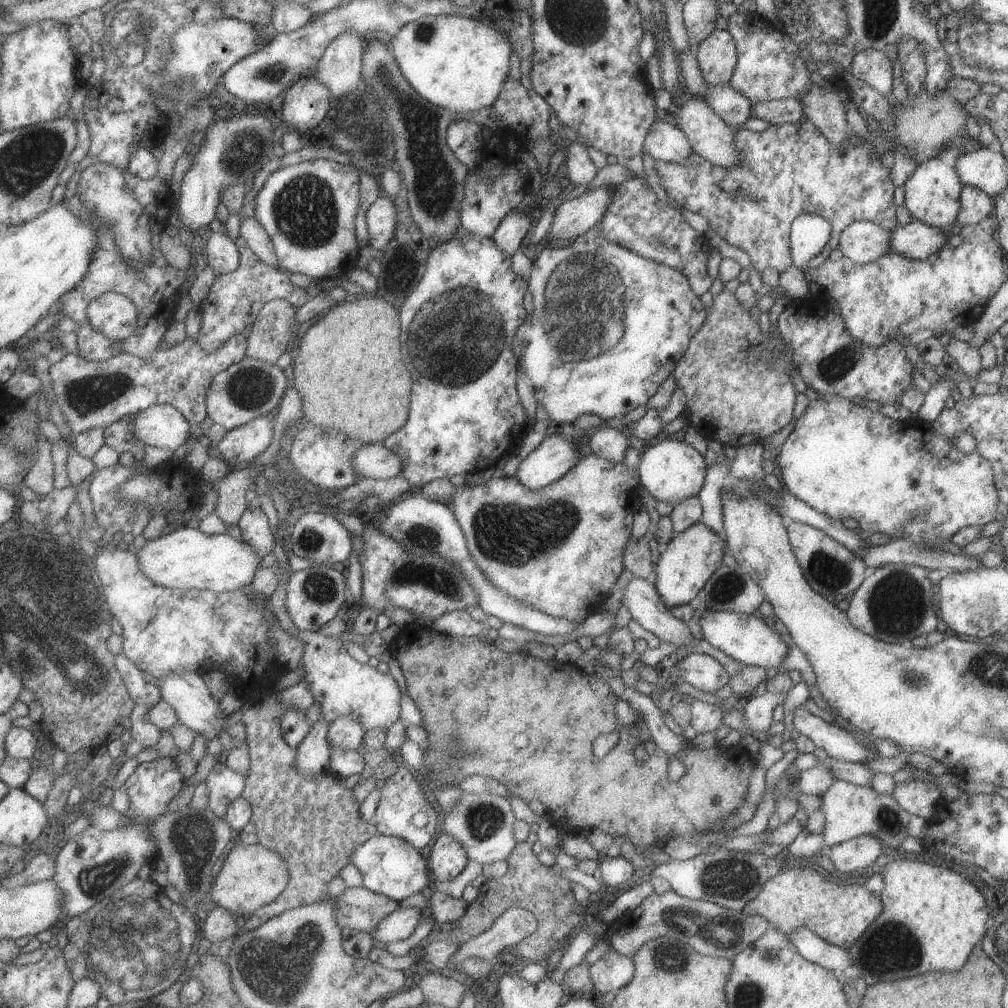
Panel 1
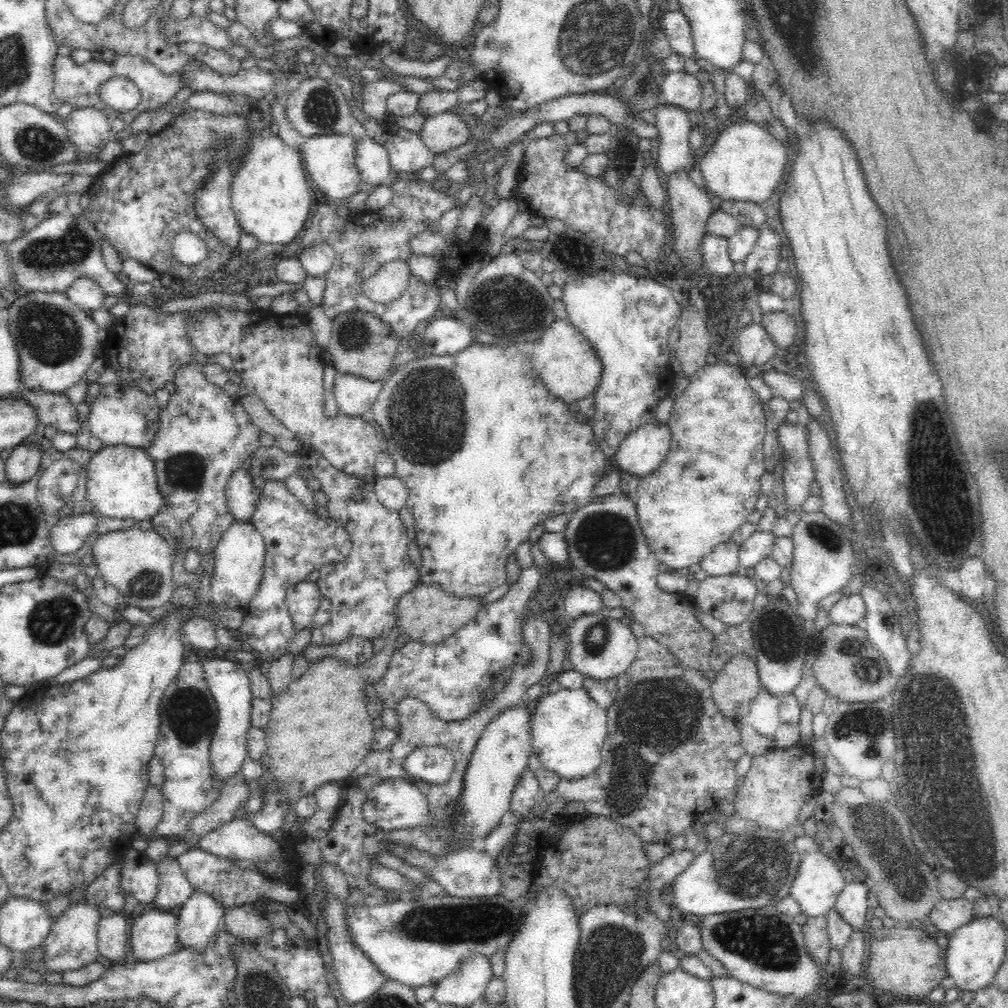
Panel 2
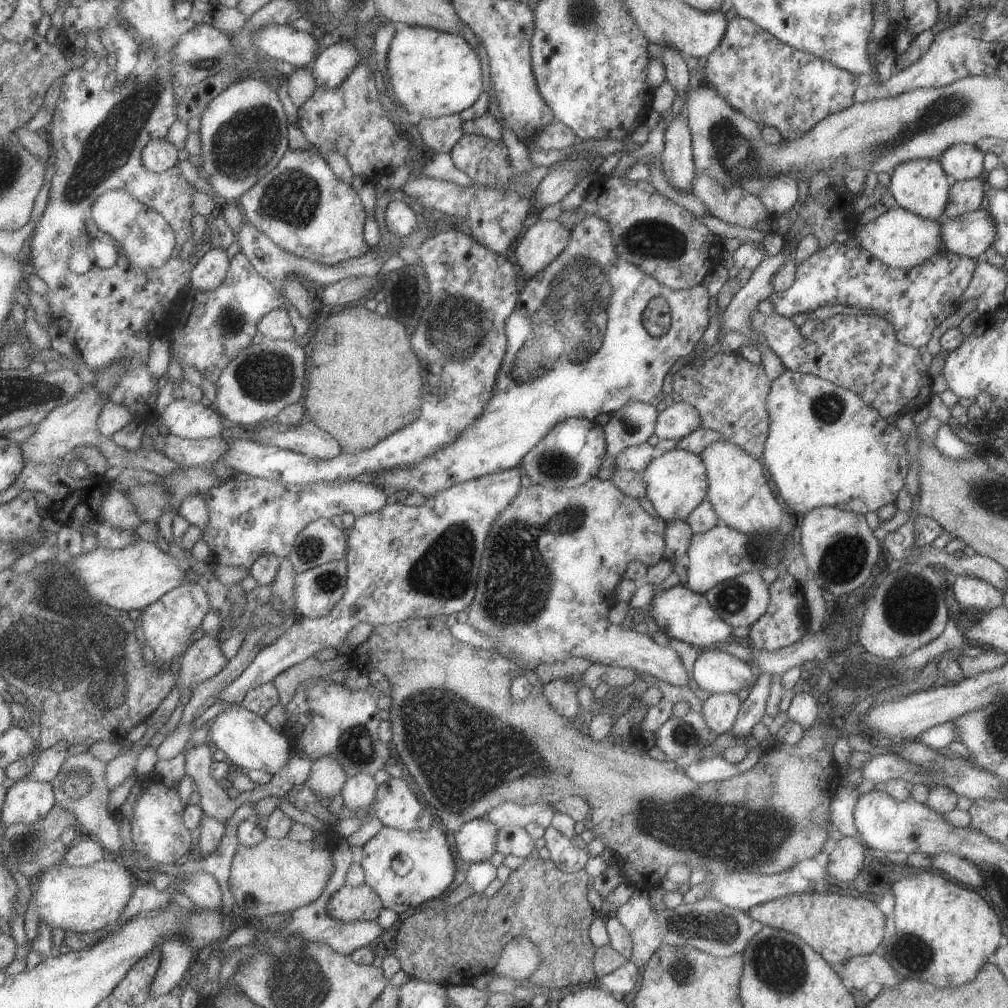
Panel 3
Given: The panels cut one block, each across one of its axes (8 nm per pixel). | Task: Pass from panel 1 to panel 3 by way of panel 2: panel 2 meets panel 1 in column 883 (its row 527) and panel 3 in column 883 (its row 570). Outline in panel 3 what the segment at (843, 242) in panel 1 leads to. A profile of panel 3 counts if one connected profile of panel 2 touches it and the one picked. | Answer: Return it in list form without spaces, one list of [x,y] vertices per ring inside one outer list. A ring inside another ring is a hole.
[[[898,206],[887,209],[877,218],[865,223],[854,237],[871,258],[875,257],[894,269],[908,269],[922,265],[937,253],[945,251],[940,237],[941,227],[939,219],[924,219]]]

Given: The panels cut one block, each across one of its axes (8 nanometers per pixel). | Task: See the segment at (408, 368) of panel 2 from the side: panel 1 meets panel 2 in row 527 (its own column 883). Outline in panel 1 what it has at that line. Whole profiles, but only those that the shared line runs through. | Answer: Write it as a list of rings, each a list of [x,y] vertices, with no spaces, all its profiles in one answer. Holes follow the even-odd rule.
[[[835,395],[823,396],[821,399],[809,400],[805,410],[796,419],[792,431],[789,433],[785,441],[776,449],[775,461],[781,471],[781,480],[783,480],[783,488],[795,496],[797,500],[801,500],[814,508],[821,514],[830,516],[833,520],[841,520],[841,518],[853,518],[857,522],[858,527],[865,532],[881,532],[889,538],[907,540],[915,546],[927,546],[933,550],[940,550],[935,546],[935,542],[945,542],[949,540],[957,530],[969,527],[971,525],[981,527],[987,522],[991,522],[999,518],[997,512],[997,490],[993,486],[993,472],[991,472],[991,464],[979,456],[977,451],[971,454],[963,454],[955,448],[955,443],[941,434],[937,434],[930,424],[916,420],[916,417],[906,419],[905,421],[895,421],[882,413],[873,412],[867,407],[854,404],[847,397]]]

